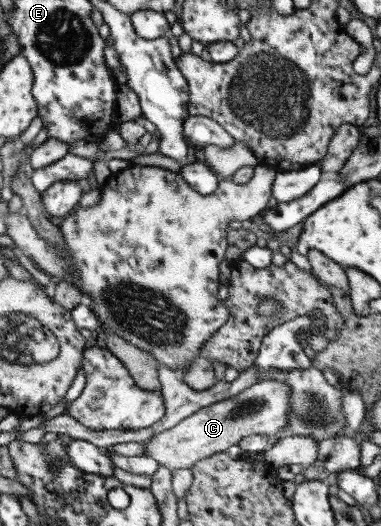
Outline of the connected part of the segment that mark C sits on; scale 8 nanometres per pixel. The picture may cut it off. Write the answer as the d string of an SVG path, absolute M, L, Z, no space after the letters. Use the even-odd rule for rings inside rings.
M260 379L256 383L248 386L244 390L237 392L234 396L214 402L209 406L202 407L201 410L194 412L191 416L184 418L172 428L164 430L155 436L152 436L145 444L145 455L156 460L159 466L164 466L172 471L178 468L191 469L191 467L202 460L208 458L212 454L226 452L228 447L237 445L237 443L249 435L273 436L278 432L284 431L285 426L289 422L291 414L290 401L290 386L282 381L274 379Z

